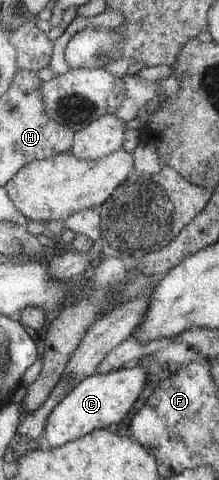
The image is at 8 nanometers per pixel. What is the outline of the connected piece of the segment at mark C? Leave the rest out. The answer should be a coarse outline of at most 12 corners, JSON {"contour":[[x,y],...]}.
{"contour":[[148,368],[96,372],[50,413],[50,447],[120,424]]}

